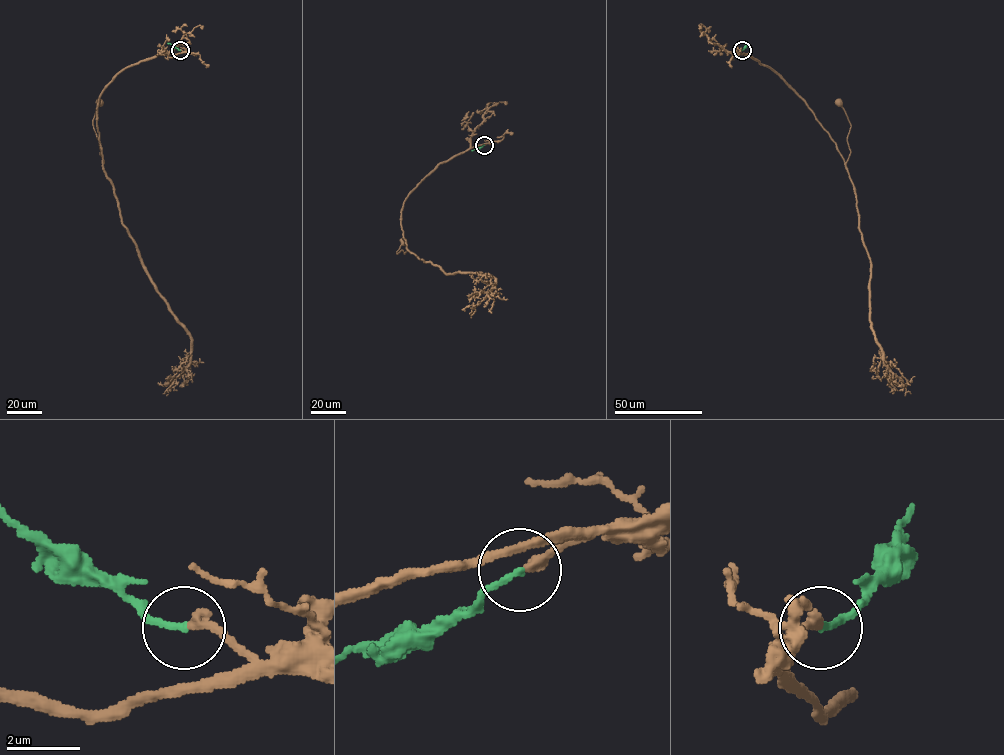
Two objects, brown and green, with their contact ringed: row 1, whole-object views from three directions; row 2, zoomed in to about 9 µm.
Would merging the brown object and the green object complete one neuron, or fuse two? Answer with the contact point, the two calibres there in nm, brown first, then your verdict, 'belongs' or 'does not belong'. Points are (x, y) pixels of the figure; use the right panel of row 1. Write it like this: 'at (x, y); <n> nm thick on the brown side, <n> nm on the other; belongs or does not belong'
at (742, 50); 240 nm thick on the brown side, 160 nm on the other; belongs

